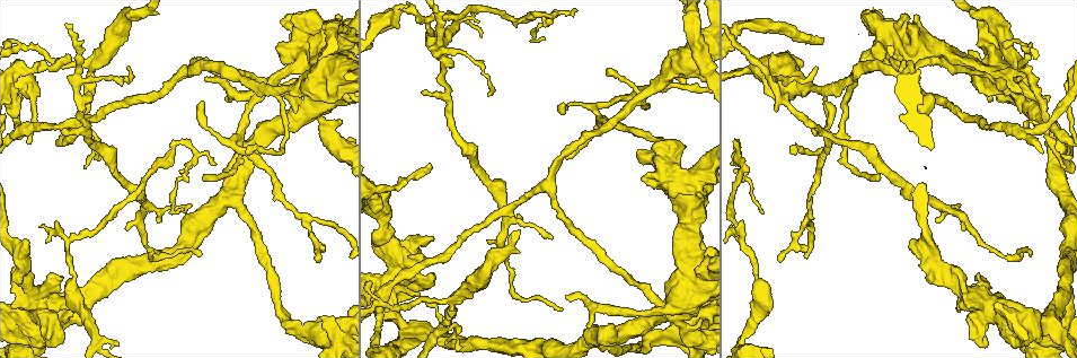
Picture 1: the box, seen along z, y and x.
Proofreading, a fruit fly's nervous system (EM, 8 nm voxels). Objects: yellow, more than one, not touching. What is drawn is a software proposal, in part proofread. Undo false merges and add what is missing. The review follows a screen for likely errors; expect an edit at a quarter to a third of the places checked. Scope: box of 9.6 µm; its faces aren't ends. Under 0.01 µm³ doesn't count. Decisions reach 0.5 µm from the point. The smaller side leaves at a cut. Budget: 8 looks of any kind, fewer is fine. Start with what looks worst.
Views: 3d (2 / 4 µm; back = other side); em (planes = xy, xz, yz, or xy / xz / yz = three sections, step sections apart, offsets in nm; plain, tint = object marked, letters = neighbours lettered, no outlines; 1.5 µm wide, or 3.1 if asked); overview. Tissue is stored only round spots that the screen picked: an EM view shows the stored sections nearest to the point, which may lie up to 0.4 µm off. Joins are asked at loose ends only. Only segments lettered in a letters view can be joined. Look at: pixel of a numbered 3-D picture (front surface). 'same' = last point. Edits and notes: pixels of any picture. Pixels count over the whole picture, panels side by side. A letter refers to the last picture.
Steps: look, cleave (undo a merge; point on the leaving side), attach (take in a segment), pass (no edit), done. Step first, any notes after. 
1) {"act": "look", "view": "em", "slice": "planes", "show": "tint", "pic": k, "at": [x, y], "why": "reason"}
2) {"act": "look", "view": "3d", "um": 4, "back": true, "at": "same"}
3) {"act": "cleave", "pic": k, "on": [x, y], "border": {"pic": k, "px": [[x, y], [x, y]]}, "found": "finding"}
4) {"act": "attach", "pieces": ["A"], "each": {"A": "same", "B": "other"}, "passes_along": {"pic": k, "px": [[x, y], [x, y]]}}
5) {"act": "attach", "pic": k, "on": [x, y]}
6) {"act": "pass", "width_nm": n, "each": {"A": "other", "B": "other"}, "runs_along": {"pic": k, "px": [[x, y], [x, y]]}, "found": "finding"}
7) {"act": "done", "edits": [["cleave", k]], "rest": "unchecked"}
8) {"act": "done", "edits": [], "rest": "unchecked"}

{"act": "look", "view": "em", "slice": "yz", "step": 8, "show": "tint", "pic": 1, "at": [191, 144], "why": "abrupt turn"}

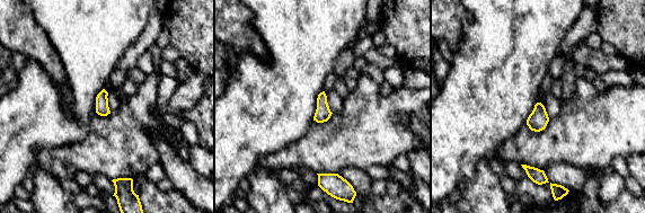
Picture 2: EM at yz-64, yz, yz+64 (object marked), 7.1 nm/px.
{"act": "look", "view": "em", "slice": "planes", "show": "letters", "at": "same", "why": "cut it another way"}

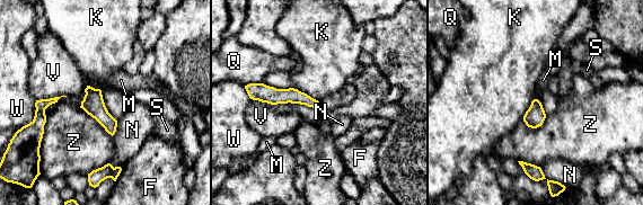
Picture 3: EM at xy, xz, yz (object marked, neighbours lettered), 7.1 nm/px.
{"act": "pass", "each": {"F": "other", "K": "other", "M": "other", "N": "other", "Q": "other", "S": "other", "V": "other", "W": "other", "Z": "other"}, "border": {"pic": 3, "px": [[292, 87], [306, 92], [318, 101]]}, "found": "one cell here"}

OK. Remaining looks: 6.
{"act": "look", "view": "em", "slice": "planes", "show": "letters", "pic": 1, "at": [73, 275], "why": "thick turns thin"}

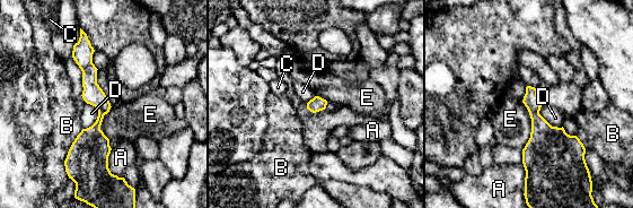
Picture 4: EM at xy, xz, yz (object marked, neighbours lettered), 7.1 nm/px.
{"act": "pass", "longest_contact_nm": ["B", 360], "each": {"A": "other", "B": "other", "C": "other", "D": "other", "E": "other"}, "runs_along": {"pic": 4, "px": [[82, 38], [100, 102], [94, 172]]}, "found": "all the same cell"}

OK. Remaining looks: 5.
{"act": "look", "view": "3d", "um": 2, "pic": 1, "at": [684, 323]}

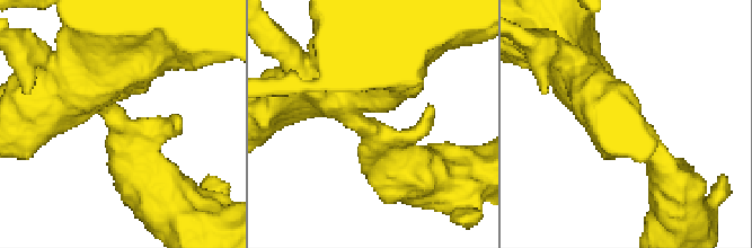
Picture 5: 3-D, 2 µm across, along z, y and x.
{"act": "look", "view": "em", "slice": "xz", "step": 4, "show": "letters", "pic": 5, "at": [118, 118], "arm_widths_nm": [400, 550], "why": "now the EM"}

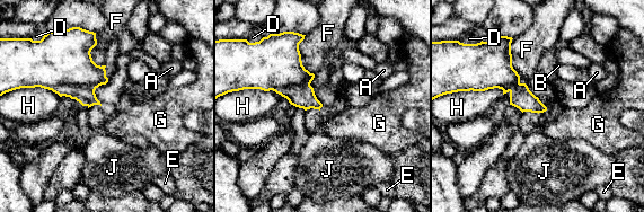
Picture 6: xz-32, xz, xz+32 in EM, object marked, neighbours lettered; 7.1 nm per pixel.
{"act": "cleave", "pic": 6, "on": [85, 95], "width_nm": 30, "each": {"A": "other", "B": "other", "D": "other", "E": "other", "F": "other", "G": "other", "H": "other", "J": "other"}, "border": {"pic": 6, "px": [[95, 88], [55, 85], [51, 89]]}, "found": "a second cell is stuck on"}

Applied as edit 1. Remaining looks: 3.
{"act": "done", "edits": [["cleave", 6]], "rest": "unchecked"}

